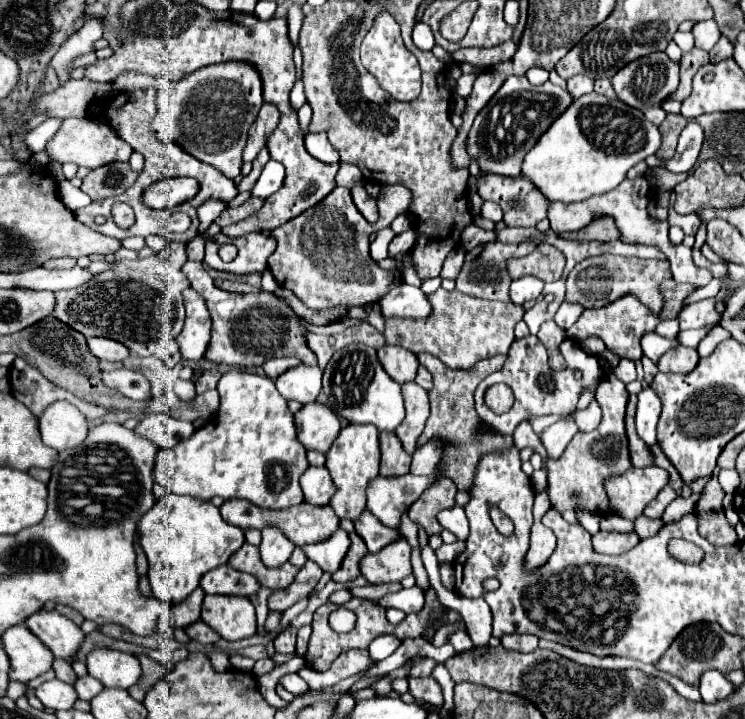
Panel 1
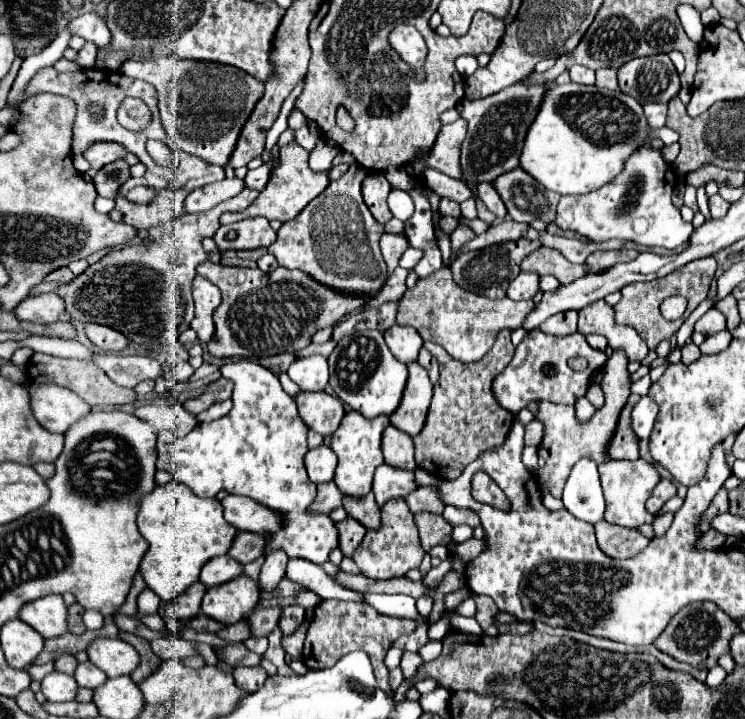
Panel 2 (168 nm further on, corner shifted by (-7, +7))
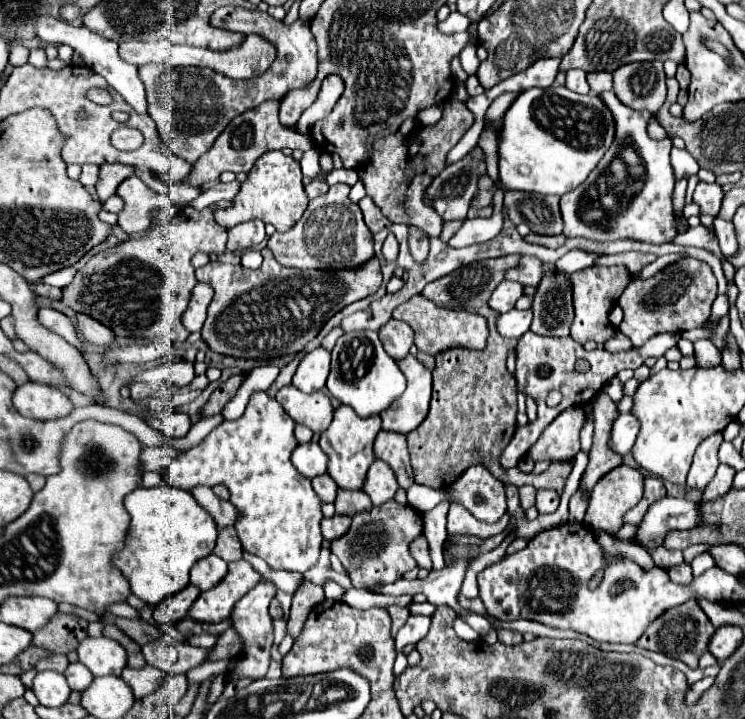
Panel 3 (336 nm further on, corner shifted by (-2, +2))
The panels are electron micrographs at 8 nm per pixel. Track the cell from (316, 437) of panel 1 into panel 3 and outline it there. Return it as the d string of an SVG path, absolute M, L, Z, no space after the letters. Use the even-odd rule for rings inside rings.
M288 384L278 390L276 400L298 424L308 426L312 432L324 432L332 422L332 404L324 392L302 394L296 386Z

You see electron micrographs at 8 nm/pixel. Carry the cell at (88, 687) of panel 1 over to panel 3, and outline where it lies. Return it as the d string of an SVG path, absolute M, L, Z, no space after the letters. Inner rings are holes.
M80 662L68 664L64 676L66 676L68 686L70 686L72 690L78 690L78 692L86 690L86 686L90 686L92 680L94 680L94 676L90 674L90 670L86 670L86 666L82 666Z

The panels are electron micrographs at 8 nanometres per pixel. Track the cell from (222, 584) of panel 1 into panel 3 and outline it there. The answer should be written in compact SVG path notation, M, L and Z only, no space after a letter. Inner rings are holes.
M208 554L202 558L202 562L194 564L194 570L190 570L190 584L198 586L200 590L210 590L226 576L226 572L228 564L216 554Z

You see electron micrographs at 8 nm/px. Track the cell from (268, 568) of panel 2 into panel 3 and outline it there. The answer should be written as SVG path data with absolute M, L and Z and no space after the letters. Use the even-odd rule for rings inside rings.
M258 582L242 600L236 602L234 606L234 614L230 614L232 620L232 628L238 632L238 636L244 640L242 644L242 654L238 656L238 662L232 670L232 680L240 680L240 678L250 678L250 680L258 680L264 678L270 666L270 650L274 644L274 626L272 626L272 618L268 614L268 604L276 594L276 586L272 582Z

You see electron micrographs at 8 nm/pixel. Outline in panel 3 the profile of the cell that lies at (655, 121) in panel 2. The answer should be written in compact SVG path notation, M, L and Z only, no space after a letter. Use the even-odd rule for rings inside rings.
M610 92L598 94L606 108L614 114L614 142L610 150L606 150L604 158L598 162L594 172L586 178L582 186L570 190L560 198L560 210L564 218L564 234L566 236L586 236L594 240L618 240L632 238L652 244L670 242L676 236L674 228L674 210L672 210L672 190L674 190L674 170L670 164L670 138L652 140L646 134L646 124L650 120L650 112L634 112L632 108L618 102L618 98ZM632 148L640 158L638 164L624 164L622 150ZM614 162L622 162L620 168L614 168ZM594 186L594 190L592 190Z

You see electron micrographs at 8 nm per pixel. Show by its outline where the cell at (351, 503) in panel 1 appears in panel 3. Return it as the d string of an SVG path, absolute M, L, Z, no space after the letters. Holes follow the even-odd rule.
M338 406L334 410L334 420L328 426L326 432L320 434L320 448L324 450L324 454L328 456L328 474L334 478L334 482L340 488L348 488L348 490L360 490L364 480L366 480L366 472L370 468L370 464L376 460L374 452L372 452L372 444L376 434L380 432L380 416L368 416L368 418L360 418L350 406Z

